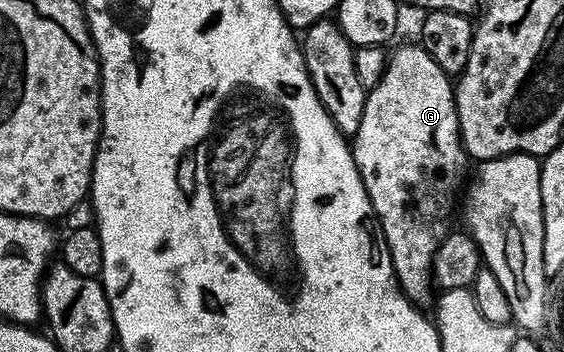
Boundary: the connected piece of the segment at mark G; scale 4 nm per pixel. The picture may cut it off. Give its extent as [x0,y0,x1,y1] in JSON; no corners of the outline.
[352,45,468,305]

